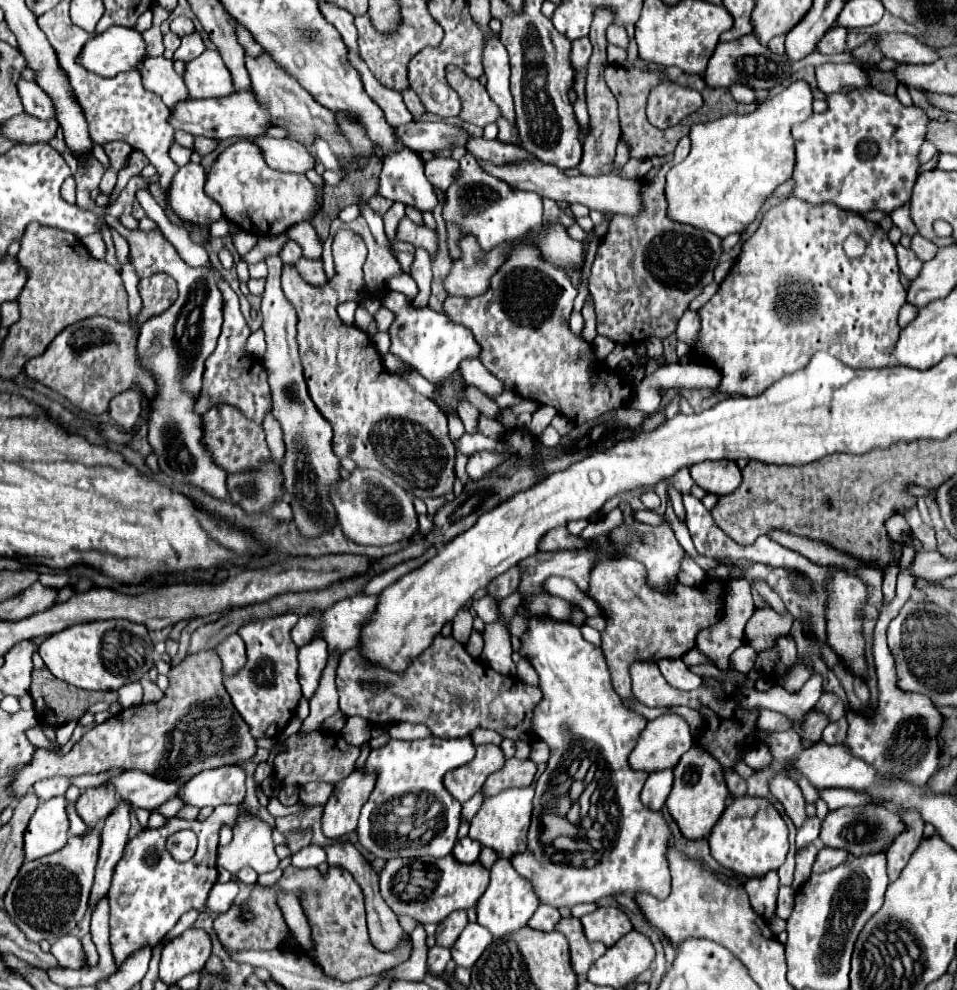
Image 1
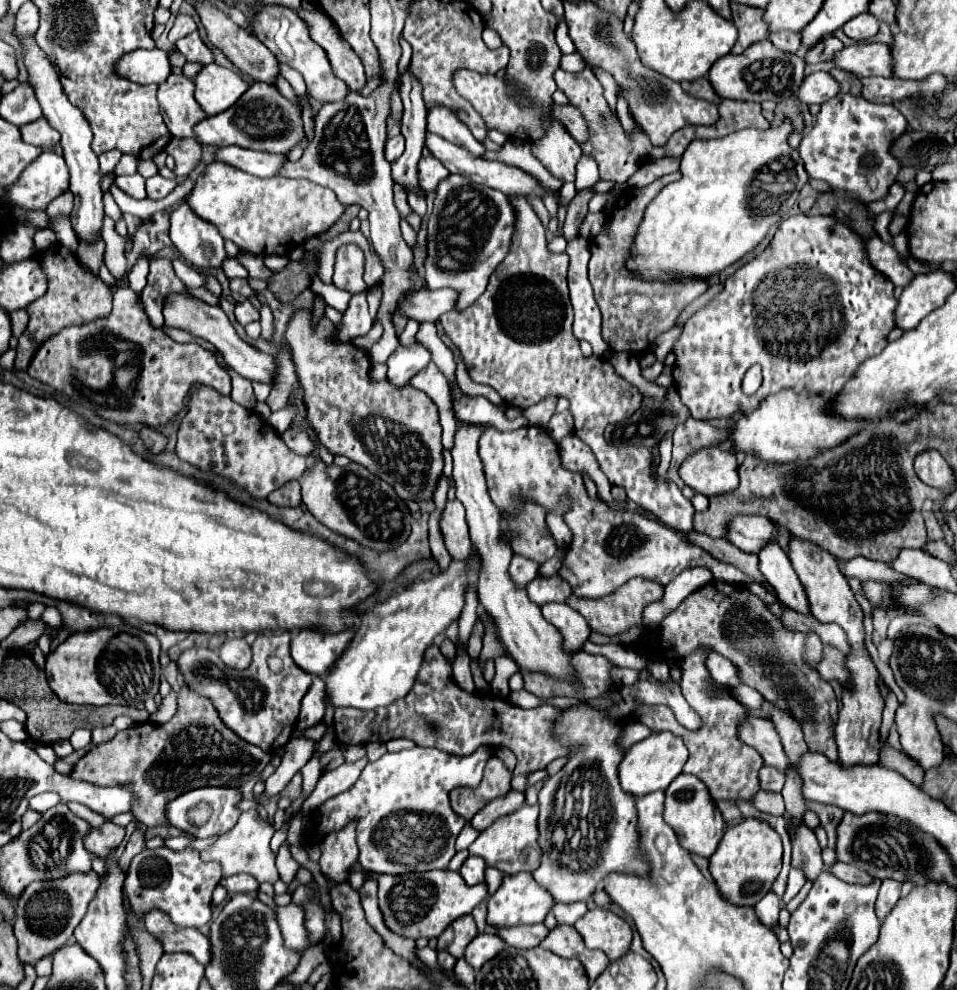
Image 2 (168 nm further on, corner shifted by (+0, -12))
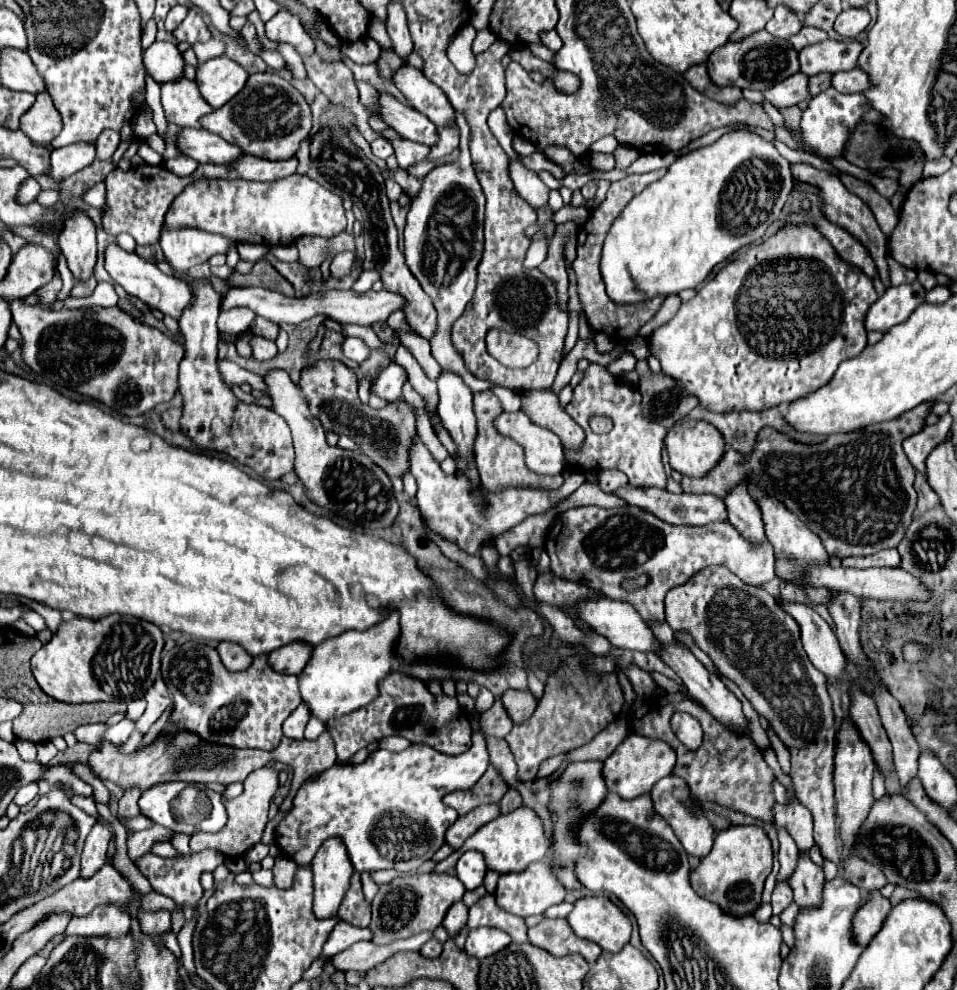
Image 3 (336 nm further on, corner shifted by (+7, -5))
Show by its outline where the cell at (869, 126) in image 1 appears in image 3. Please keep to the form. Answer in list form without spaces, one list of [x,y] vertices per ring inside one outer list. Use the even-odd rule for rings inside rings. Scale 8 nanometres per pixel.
[[[828,88],[818,96],[814,96],[802,114],[802,122],[800,122],[802,142],[810,146],[814,154],[824,160],[842,156],[842,150],[848,144],[850,132],[854,132],[854,128],[862,122],[862,116],[868,110],[870,110],[870,102],[866,100],[864,94],[842,94],[834,88]]]

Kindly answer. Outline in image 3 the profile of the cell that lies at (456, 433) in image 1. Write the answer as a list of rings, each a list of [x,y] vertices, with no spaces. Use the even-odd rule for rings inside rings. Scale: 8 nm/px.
[[[390,362],[390,364],[384,368],[384,372],[380,374],[380,378],[376,380],[374,392],[376,392],[380,398],[392,402],[392,400],[396,400],[396,398],[402,396],[402,386],[406,384],[406,380],[408,380],[406,368],[400,366],[400,364],[396,364],[396,362]]]

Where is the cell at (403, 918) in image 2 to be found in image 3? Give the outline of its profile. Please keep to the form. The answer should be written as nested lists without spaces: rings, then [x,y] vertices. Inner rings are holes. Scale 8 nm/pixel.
[[[414,874],[414,876],[398,876],[388,884],[380,884],[376,898],[372,900],[372,924],[370,930],[374,932],[374,944],[390,944],[400,938],[408,938],[412,934],[434,930],[442,924],[448,908],[462,900],[466,888],[464,884],[452,874]]]

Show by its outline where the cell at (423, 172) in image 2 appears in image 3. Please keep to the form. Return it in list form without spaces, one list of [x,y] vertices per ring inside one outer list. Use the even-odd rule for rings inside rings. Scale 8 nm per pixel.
[[[392,140],[396,158],[398,158],[398,166],[400,168],[410,168],[416,162],[426,160],[426,156],[430,154],[430,146],[424,144],[414,144],[410,140]]]

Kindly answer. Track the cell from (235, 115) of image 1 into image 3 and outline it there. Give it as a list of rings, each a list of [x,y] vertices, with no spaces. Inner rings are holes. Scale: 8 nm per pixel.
[[[272,72],[252,74],[246,86],[222,108],[202,116],[202,128],[220,138],[238,144],[244,154],[262,156],[268,160],[284,160],[296,154],[300,140],[308,138],[312,128],[312,114],[304,96],[284,78]]]

